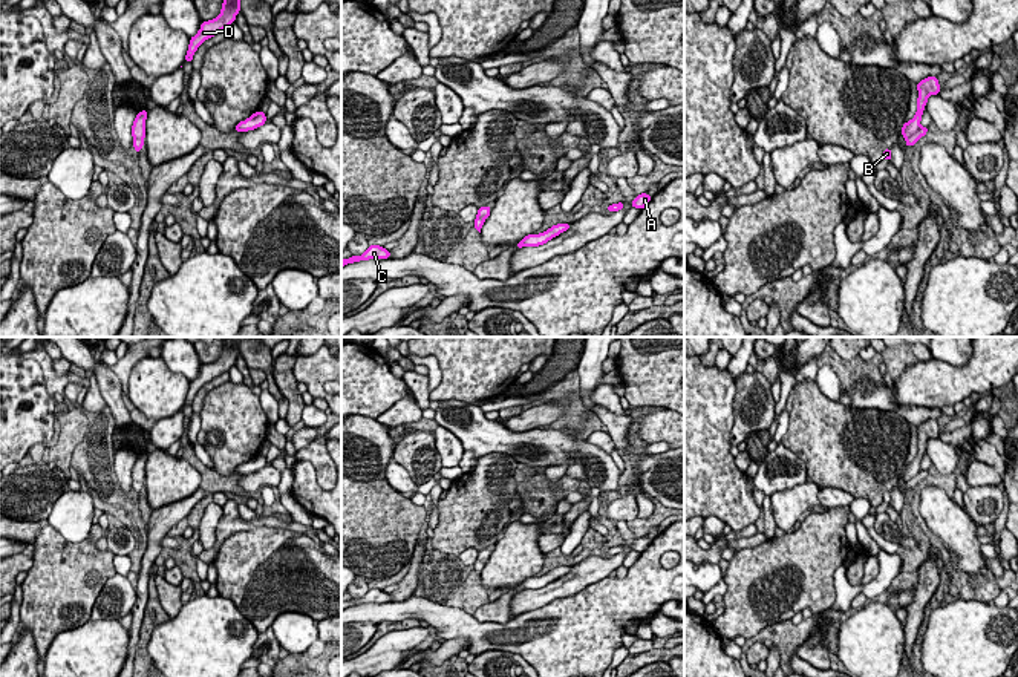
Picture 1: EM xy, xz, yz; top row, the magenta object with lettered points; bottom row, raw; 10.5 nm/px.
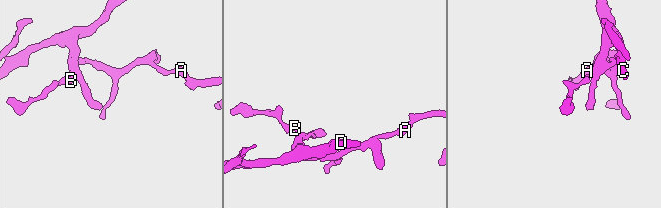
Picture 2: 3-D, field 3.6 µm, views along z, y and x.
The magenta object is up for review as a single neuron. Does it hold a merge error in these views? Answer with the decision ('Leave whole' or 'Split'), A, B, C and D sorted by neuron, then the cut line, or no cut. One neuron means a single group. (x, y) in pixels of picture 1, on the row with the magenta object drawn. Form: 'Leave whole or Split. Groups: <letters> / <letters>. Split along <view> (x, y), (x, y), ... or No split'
Split. Groups: A B / C D. Split along yz (922, 127), (907, 140)

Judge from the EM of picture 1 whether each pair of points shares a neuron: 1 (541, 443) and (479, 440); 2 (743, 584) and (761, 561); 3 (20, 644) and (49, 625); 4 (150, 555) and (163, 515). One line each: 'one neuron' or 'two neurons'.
1: one neuron
2: one neuron
3: two neurons
4: one neuron

